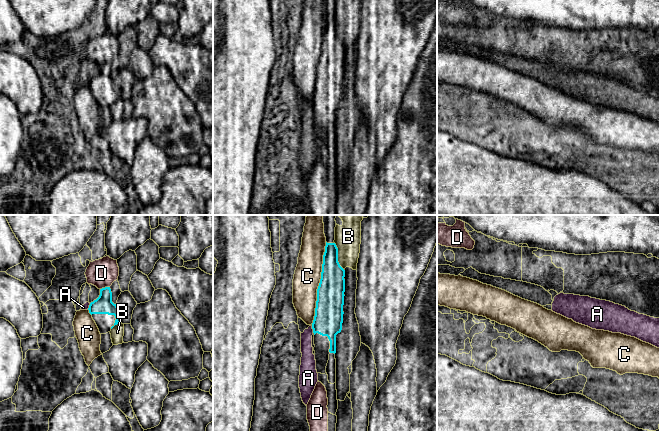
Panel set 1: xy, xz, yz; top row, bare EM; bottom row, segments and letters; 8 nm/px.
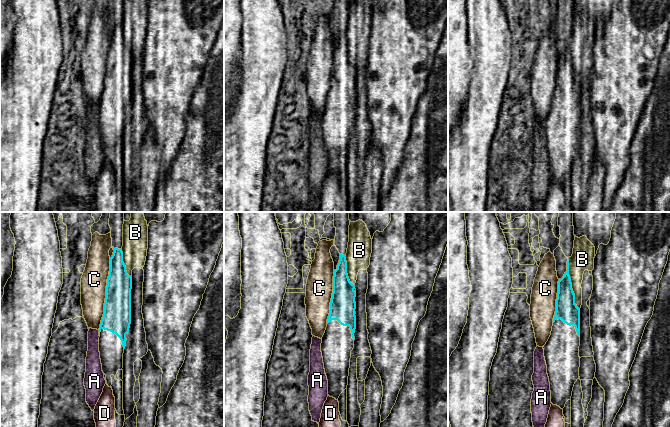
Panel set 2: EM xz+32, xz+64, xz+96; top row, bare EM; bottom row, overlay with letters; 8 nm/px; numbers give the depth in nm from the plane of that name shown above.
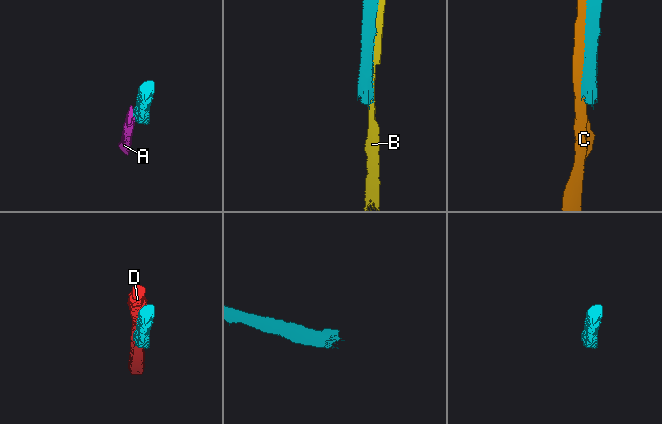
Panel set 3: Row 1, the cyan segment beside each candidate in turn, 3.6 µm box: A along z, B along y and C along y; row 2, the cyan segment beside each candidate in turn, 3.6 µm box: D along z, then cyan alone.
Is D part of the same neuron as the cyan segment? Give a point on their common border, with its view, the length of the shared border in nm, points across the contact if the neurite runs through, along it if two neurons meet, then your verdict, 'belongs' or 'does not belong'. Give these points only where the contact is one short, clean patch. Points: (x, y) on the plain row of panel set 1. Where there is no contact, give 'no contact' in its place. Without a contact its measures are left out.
contact xy (105, 63); length 80 nm; border xy (109, 62), (100, 65); does not belong

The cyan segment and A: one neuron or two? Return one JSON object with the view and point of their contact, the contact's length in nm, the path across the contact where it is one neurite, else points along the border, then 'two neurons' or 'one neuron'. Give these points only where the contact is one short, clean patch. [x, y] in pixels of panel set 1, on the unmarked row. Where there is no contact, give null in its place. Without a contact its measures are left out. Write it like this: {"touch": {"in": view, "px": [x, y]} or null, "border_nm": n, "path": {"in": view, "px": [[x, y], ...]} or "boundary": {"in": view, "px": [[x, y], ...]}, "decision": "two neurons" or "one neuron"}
{"touch": {"in": "xz", "px": [312, 104]}, "border_nm": 60, "boundary": {"in": "xz", "px": [[311, 102], [313, 108]]}, "decision": "two neurons"}

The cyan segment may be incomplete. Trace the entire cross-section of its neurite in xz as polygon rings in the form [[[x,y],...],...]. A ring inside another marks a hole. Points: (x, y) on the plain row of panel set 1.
[[[326,18],[312,99],[317,149],[326,149],[329,130],[336,129],[336,111],[342,106],[344,90],[344,53],[336,20]]]

